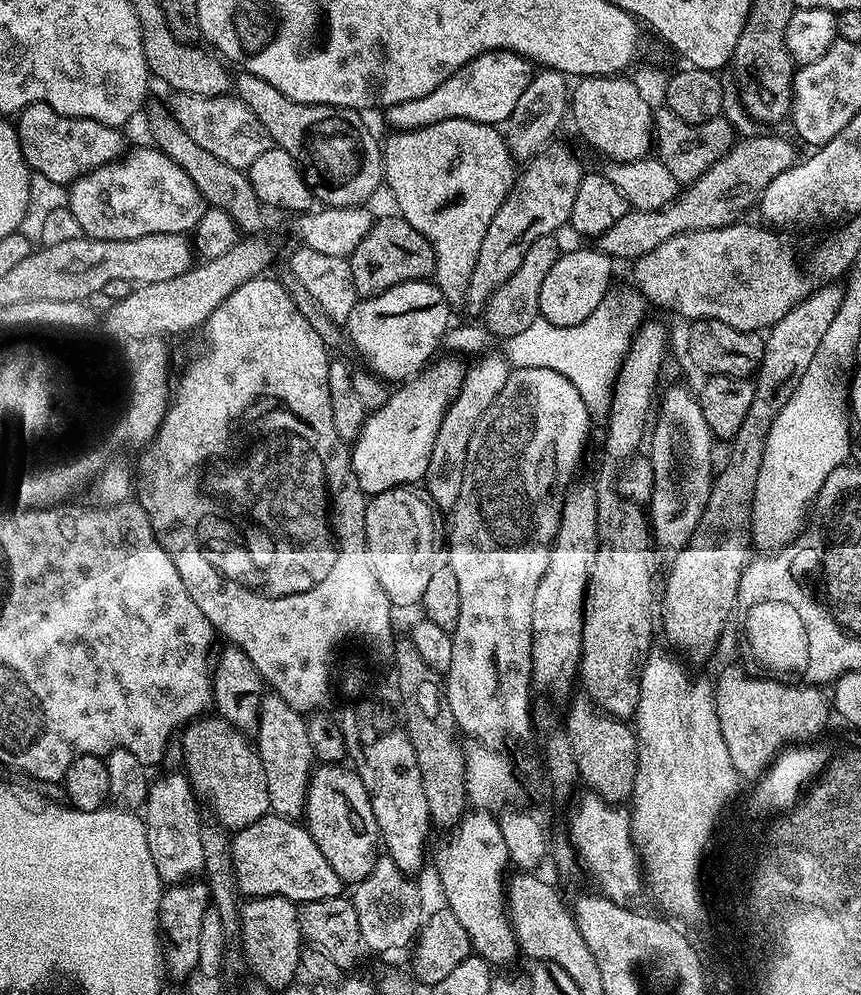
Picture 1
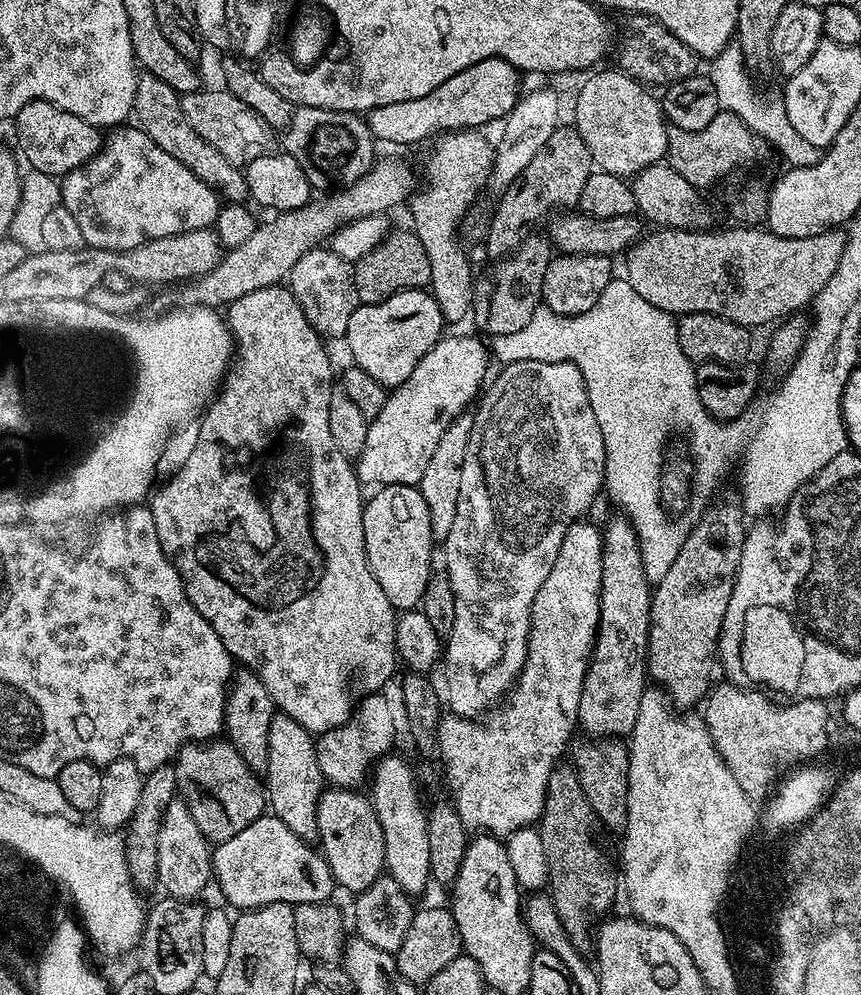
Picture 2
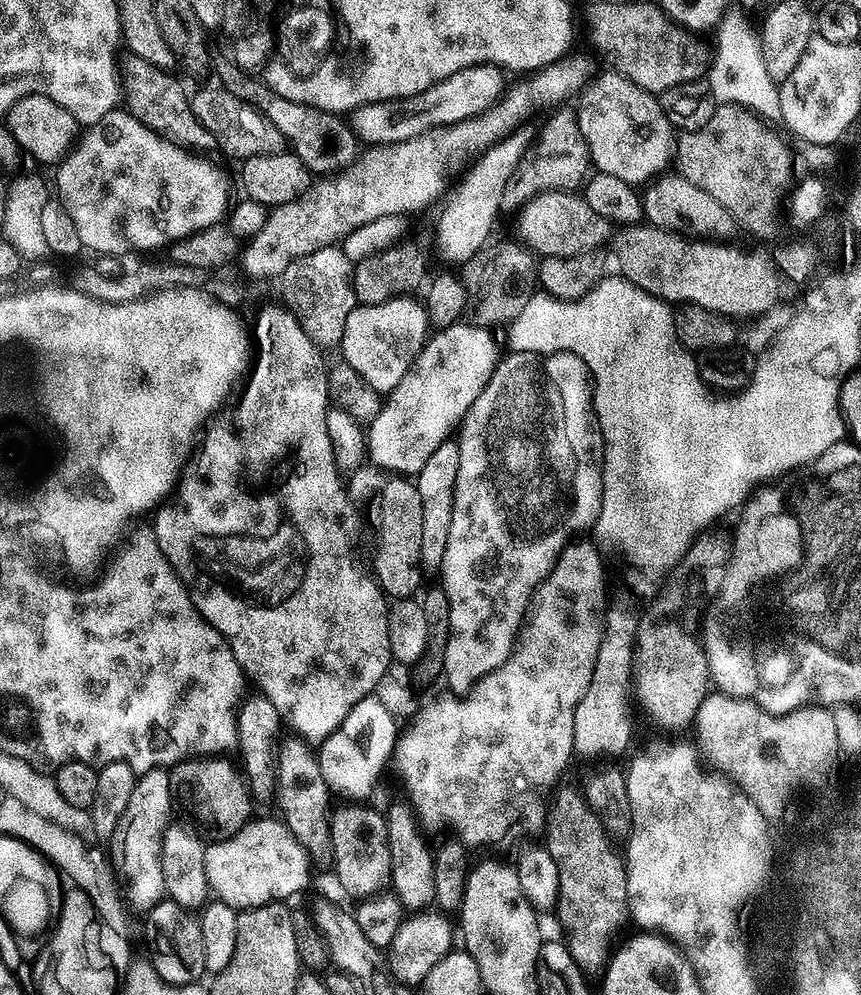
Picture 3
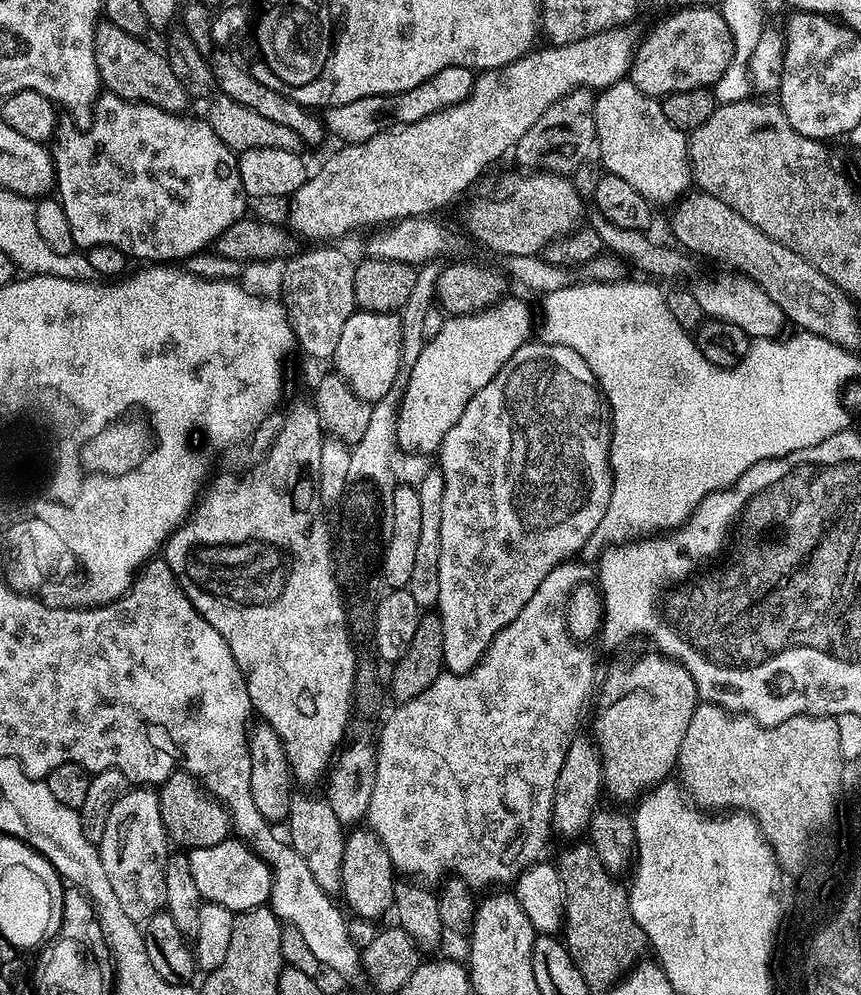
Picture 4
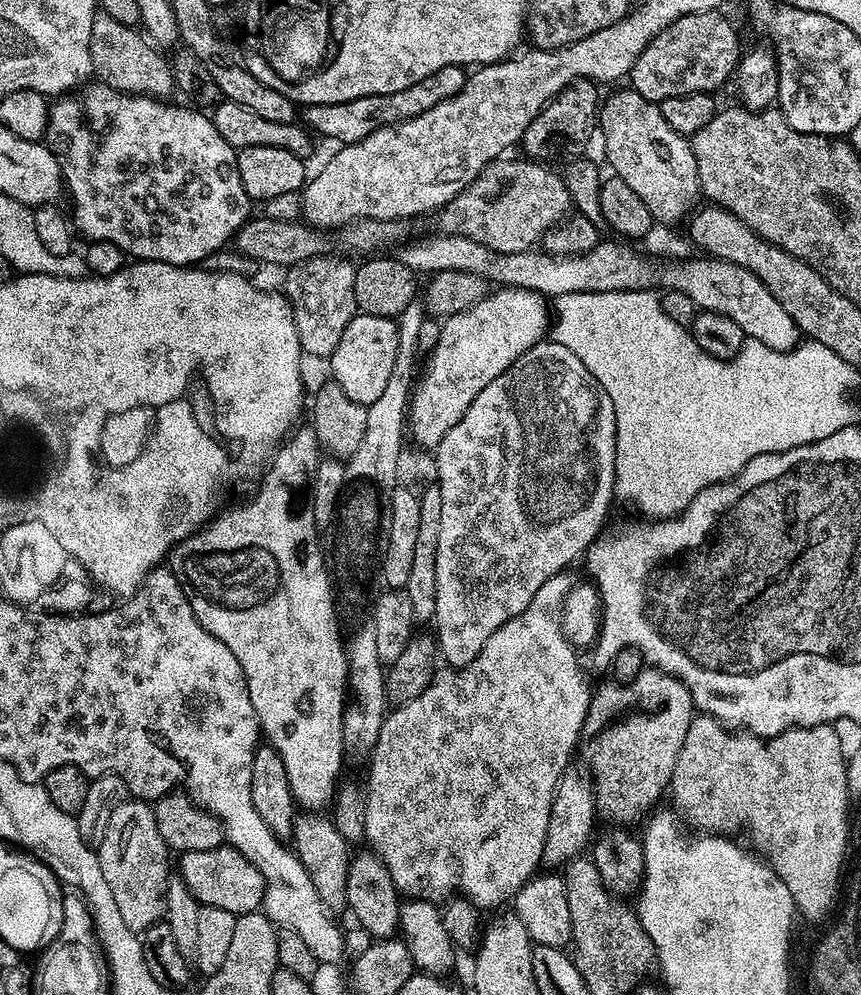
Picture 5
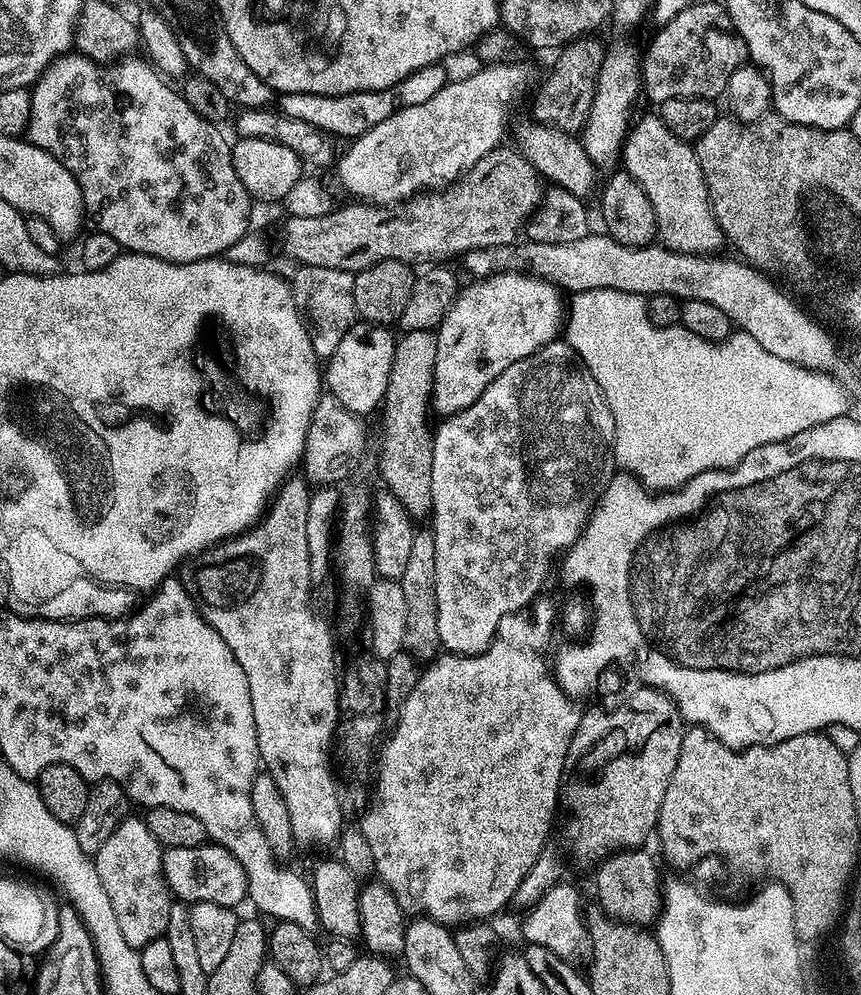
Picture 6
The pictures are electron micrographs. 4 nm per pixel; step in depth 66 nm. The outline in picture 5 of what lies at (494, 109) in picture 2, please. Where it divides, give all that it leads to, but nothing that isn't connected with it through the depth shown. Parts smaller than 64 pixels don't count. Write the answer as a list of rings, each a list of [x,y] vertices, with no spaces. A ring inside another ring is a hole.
[[[461,65],[442,66],[442,70],[422,78],[422,82],[414,82],[414,86],[406,86],[406,90],[398,90],[394,94],[354,98],[350,102],[307,105],[303,109],[302,120],[304,116],[303,123],[317,137],[320,135],[328,140],[337,140],[335,142],[337,145],[363,142],[367,136],[374,134],[379,128],[390,128],[393,124],[401,124],[410,118],[418,118],[418,114],[426,114],[430,106],[438,106],[438,102],[457,96],[464,89],[465,79],[466,72]]]

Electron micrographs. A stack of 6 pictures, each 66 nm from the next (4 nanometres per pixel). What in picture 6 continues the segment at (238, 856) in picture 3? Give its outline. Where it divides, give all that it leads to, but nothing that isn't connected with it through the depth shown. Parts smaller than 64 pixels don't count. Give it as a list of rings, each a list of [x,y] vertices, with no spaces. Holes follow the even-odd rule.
[[[205,842],[198,846],[178,846],[163,849],[162,868],[165,882],[177,901],[189,905],[214,902],[218,906],[235,909],[236,904],[248,900],[248,878],[242,862],[221,844]]]

